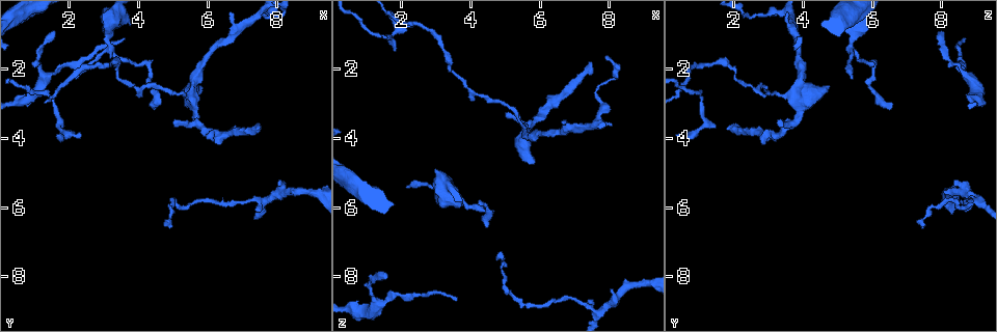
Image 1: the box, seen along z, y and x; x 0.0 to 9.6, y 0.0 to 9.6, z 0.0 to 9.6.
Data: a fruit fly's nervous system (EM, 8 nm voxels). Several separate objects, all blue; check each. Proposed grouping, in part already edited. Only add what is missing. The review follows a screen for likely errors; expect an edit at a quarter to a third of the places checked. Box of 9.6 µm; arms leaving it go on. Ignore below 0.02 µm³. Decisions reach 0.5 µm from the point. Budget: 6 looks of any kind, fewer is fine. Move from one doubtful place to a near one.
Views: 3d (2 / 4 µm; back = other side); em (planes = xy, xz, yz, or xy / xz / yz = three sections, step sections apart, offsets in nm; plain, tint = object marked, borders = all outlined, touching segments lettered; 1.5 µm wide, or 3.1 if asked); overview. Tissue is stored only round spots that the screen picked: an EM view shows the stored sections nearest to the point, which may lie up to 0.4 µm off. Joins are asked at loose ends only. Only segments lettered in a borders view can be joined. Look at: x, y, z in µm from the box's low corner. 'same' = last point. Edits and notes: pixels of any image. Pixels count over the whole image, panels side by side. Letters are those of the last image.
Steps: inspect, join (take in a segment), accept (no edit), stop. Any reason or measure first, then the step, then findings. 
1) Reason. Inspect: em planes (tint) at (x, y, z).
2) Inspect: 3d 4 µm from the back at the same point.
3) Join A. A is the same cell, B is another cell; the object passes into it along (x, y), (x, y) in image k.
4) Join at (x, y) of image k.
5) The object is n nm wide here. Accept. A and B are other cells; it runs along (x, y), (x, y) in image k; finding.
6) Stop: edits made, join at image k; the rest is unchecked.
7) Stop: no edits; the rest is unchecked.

Branch stops here. Inspect: em planes (tint) at (3.75, 0.80, 5.90).

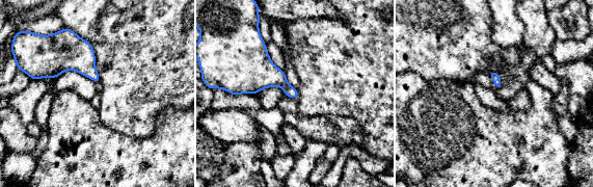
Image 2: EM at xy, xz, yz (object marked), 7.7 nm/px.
Inspect: em planes (borders) at the same point.

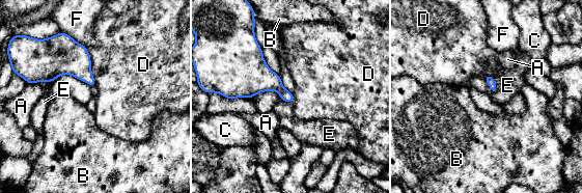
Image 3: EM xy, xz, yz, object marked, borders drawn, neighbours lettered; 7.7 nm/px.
The longest contact is with D, 300 nm. Accept. A, B, C, D, E and F are other cells; a border runs along (495, 78), (494, 91) in image 3; none of them fits.

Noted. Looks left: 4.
An open end. Inspect: em 3.1 µm xy step 16 (tint) at (5.70, 2.55, 4.85).

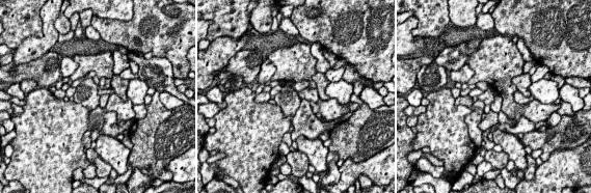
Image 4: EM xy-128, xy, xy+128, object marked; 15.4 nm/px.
Cut it another way. Inspect: em 3.1 µm planes (borders) at the same point.

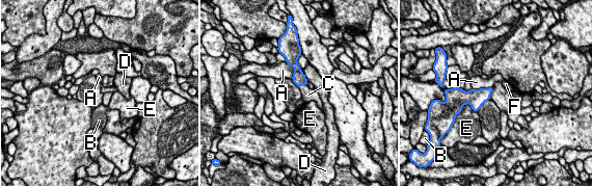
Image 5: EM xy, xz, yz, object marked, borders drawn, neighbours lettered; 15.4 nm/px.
Join C. C is the same cell, A, B, D, E and F are other cells; the object passes into it along (298, 77), (302, 84), (308, 95) in image 5; the cell continues.

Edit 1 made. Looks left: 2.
An open end. Inspect: em yz step 4 (tint) at (2.25, 3.90, 0.60).

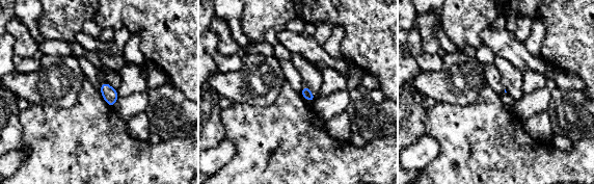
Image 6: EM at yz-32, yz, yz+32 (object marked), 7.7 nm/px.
Another direction. Inspect: em planes (borders) at the same point.

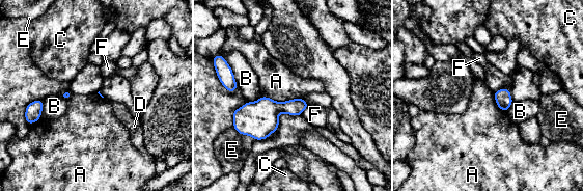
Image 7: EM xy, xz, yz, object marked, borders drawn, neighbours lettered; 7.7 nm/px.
Accept. A, B, C, D, E and F are other cells; a border runs along (264, 94), (275, 101), (302, 98) in image 7; no lettered segment goes on from it.

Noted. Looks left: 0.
Stop: edits made, join at image 5; the rest is unchecked.

